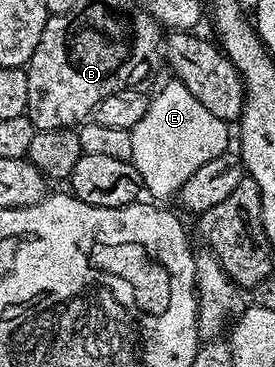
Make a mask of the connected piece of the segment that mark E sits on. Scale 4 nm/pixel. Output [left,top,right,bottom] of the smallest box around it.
[130,80,232,199]

